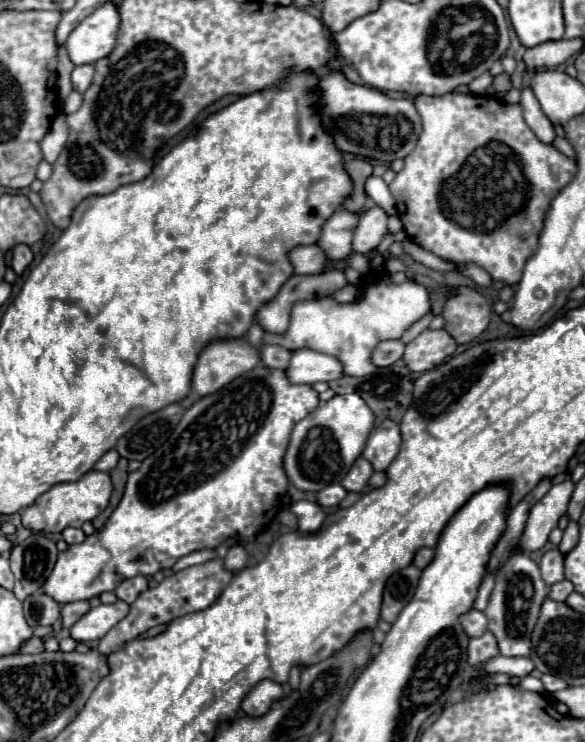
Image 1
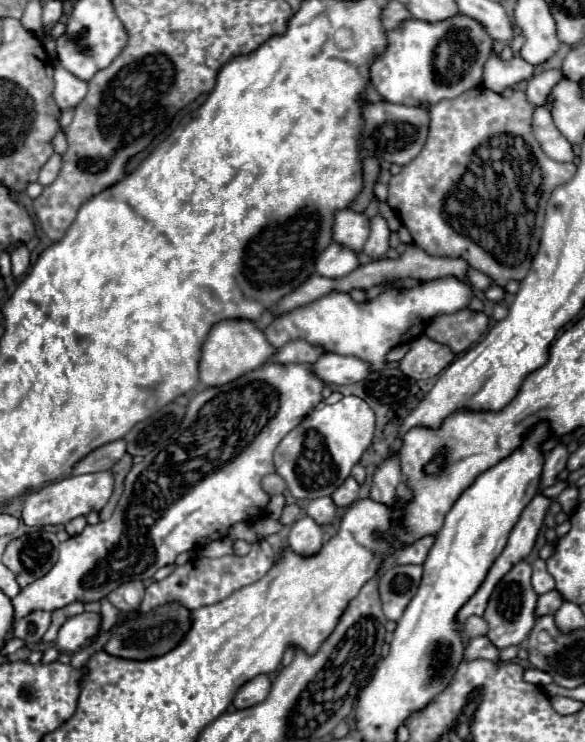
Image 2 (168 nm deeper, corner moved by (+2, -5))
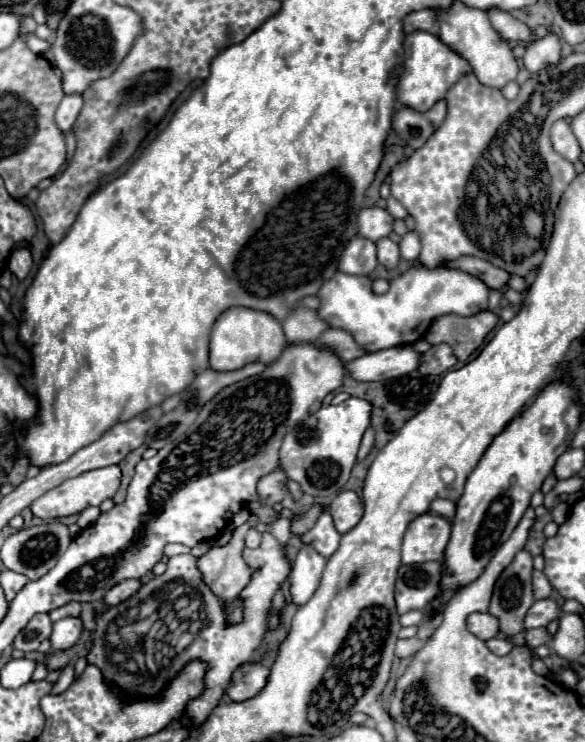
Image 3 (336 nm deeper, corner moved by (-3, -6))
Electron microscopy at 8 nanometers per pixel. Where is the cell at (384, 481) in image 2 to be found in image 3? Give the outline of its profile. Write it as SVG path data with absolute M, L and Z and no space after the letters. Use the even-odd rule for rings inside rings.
M432 512L414 518L404 534L402 564L442 560L448 540L450 520Z

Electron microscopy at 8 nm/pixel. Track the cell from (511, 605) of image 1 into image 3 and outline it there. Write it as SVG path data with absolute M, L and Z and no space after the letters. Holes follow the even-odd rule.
M520 550L498 576L488 612L500 620L506 636L514 636L524 630L522 620L532 604L532 556Z

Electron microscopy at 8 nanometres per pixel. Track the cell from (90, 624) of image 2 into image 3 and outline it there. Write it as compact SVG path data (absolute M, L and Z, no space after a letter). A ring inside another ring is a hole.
M64 618L52 624L50 644L54 650L68 650L78 642L82 634L82 620L80 618Z

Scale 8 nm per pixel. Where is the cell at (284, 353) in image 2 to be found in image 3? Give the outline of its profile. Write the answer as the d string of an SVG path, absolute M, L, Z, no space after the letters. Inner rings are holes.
M328 328L318 340L316 344L324 344L324 346L330 346L344 362L350 362L354 358L360 358L362 354L366 354L364 348L360 348L356 344L356 340L352 340L352 336L344 330L338 330L338 328Z

